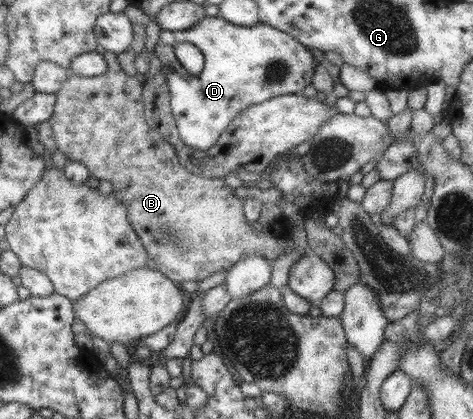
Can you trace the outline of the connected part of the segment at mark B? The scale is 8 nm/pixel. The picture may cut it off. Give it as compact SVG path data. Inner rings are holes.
M105 51L103 56L108 65L104 74L95 77L69 75L61 84L54 94L54 108L46 122L51 126L56 150L63 154L66 161L81 162L90 176L112 184L112 194L124 207L131 229L135 230L157 270L173 282L198 282L214 272L228 269L243 256L257 254L269 260L283 256L283 240L271 232L256 231L253 224L246 222L242 202L233 195L233 190L225 185L223 179L194 175L179 164L174 146L146 124L142 83L121 70L115 53Z

